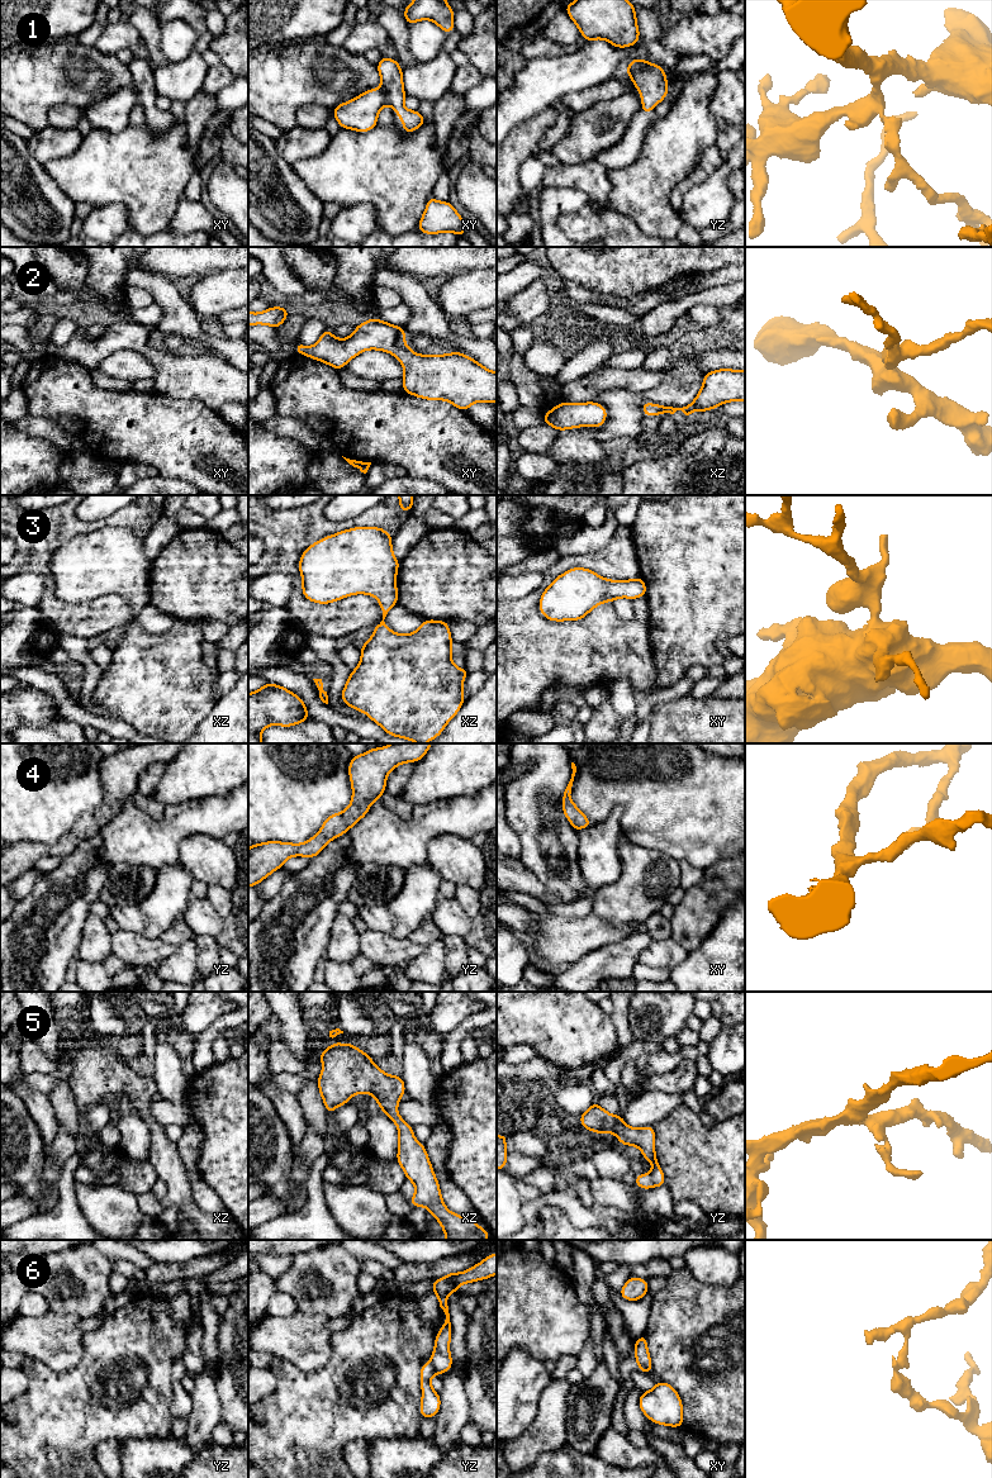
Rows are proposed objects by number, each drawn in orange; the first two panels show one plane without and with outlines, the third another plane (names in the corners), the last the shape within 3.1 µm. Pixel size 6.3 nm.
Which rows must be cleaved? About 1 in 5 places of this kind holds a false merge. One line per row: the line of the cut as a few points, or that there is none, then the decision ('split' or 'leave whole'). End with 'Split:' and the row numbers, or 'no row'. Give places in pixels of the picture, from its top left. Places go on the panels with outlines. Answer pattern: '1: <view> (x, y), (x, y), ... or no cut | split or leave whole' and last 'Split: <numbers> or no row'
1: no cut | leave whole
2: no cut | leave whole
3: no cut | leave whole
4: no cut | leave whole
5: no cut | leave whole
6: yz (431, 1362), (435, 1373) | split
Split: 6

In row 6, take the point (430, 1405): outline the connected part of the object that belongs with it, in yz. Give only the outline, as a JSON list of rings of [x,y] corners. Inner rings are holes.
[[[424,1363],[421,1367],[421,1388],[422,1388],[422,1401],[419,1406],[419,1412],[422,1418],[436,1417],[440,1406],[441,1398],[437,1392],[433,1391],[431,1386],[431,1378],[435,1374],[435,1368],[432,1363]]]

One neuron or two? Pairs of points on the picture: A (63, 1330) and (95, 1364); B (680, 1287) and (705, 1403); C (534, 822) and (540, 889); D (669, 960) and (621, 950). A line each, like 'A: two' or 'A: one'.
A: two
B: one
C: two
D: two

